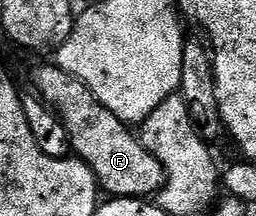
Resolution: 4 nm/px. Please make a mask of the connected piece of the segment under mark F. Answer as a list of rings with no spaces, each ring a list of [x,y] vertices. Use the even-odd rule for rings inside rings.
[[[51,66],[36,69],[30,76],[30,84],[38,91],[39,98],[62,119],[62,128],[74,147],[73,155],[94,171],[99,189],[107,197],[123,200],[154,198],[165,186],[168,181],[166,167],[142,145],[135,133],[134,136],[130,133],[133,131],[124,121],[99,102],[84,82],[60,67]]]

